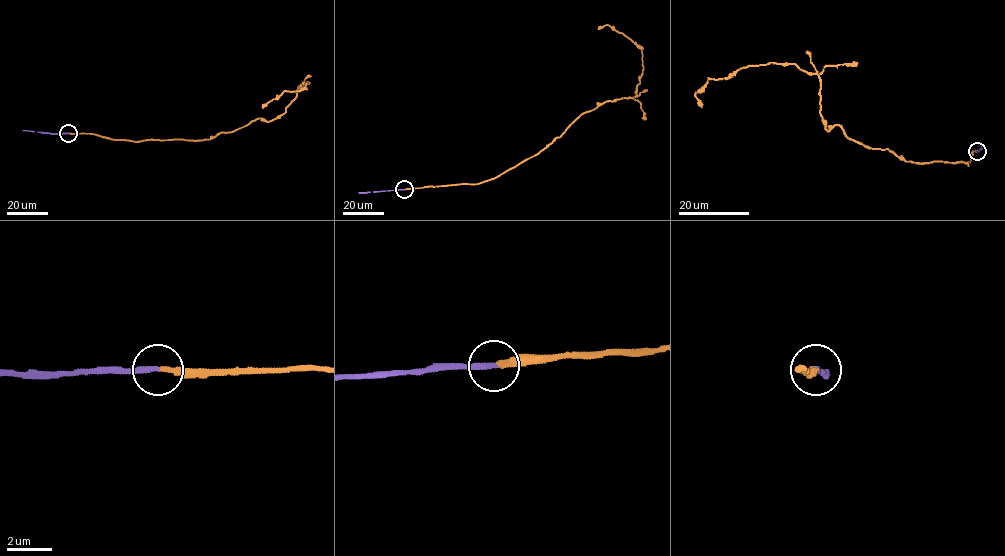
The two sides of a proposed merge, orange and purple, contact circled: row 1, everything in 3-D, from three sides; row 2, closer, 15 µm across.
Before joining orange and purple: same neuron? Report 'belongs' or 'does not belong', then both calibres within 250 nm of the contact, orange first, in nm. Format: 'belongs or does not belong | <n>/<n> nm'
belongs | 280/240 nm

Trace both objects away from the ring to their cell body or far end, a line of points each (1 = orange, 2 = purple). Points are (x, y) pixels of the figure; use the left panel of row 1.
1: (69, 133), (141, 141), (209, 139), (256, 119), (279, 117), (307, 82), (263, 108)
2: (69, 133), (23, 130)

